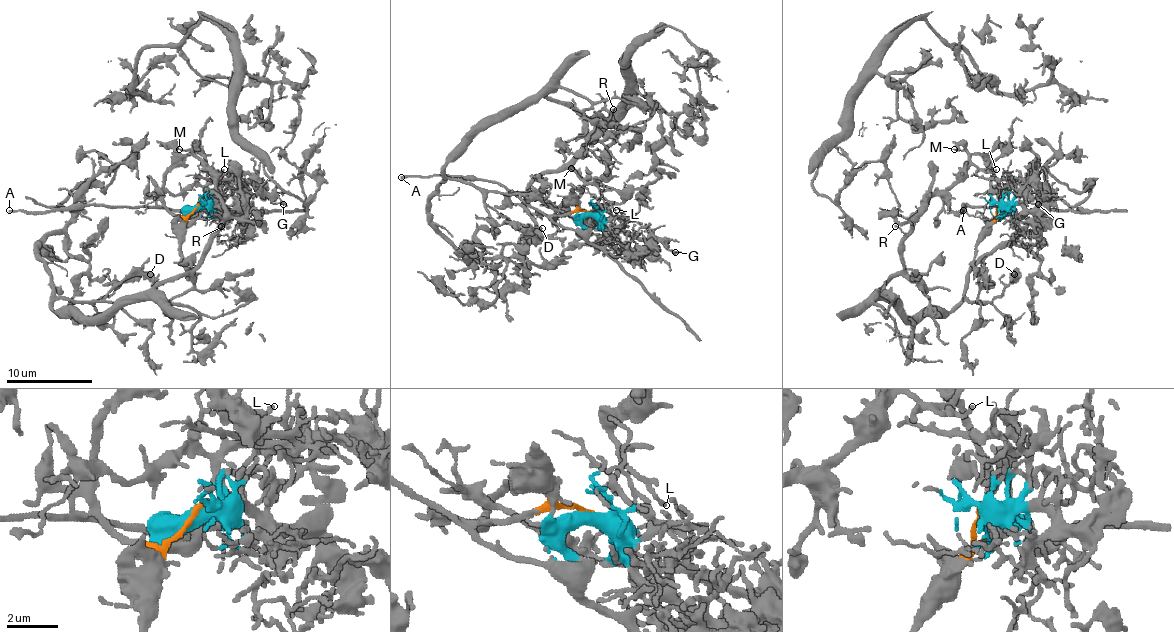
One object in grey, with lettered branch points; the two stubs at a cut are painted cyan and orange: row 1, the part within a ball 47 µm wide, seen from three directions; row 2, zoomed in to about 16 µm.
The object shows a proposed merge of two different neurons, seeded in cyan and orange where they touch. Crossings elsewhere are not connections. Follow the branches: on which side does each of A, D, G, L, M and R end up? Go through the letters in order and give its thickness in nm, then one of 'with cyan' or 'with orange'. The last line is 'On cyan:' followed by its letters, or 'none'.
A: calibre 240 nm; with cyan
D: calibre 190 nm; with orange
G: calibre 130 nm; with cyan
L: calibre 130 nm; with orange
M: calibre 150 nm; with orange
R: calibre 130 nm; with orange
On cyan: A, G

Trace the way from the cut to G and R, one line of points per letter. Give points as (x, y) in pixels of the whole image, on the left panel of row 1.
G: (198, 204), (226, 183), (241, 181), (260, 185), (284, 204)
R: (198, 204), (174, 215), (163, 200), (163, 176), (187, 155), (213, 178), (223, 211), (217, 232), (221, 226)

